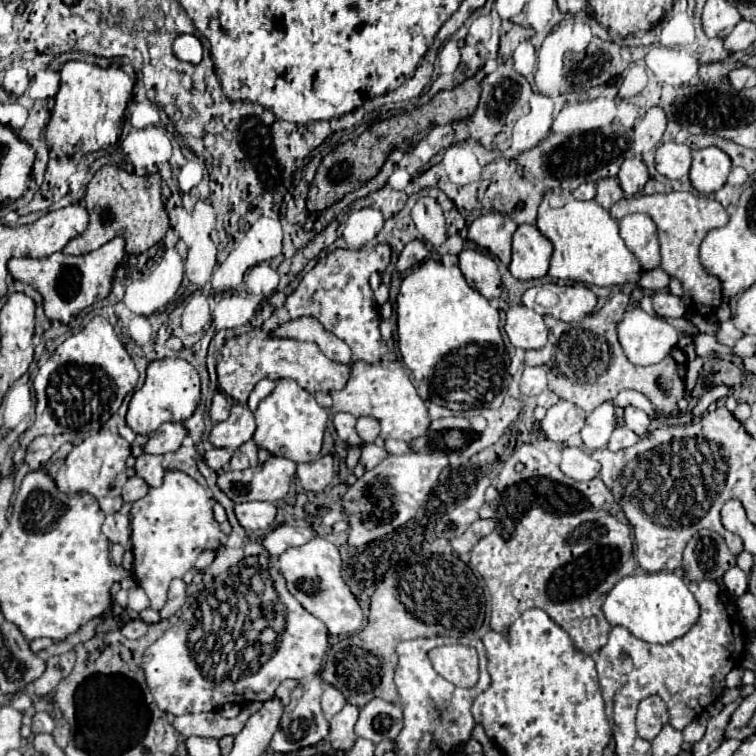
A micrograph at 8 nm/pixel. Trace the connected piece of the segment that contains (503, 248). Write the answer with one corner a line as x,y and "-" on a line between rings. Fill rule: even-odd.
488,212
478,216
468,226
468,240
476,242
482,248
488,248
496,254
506,266
510,264
510,248
512,248
512,234
516,232
518,224
500,212

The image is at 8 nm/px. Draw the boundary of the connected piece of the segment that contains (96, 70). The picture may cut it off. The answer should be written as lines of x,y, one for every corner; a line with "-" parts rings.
66,62
60,70
60,90
56,106
46,126
46,142
58,156
72,156
74,152
94,152
118,142
126,102
132,98
135,78
128,76
121,67
102,68
88,62

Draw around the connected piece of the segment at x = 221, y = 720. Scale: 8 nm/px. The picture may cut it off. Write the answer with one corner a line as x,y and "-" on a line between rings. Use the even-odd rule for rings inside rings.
252,702
240,710
240,714
232,720
220,716
218,712
208,712
208,714
186,714
186,716
176,716
174,718
174,728
182,736
210,736
220,740
222,736
236,736
246,720
262,708
262,702

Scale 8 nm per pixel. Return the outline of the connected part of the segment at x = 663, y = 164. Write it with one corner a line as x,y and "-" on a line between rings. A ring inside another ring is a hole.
664,142
656,150
656,170
670,180
680,180
688,176
690,164
692,164
692,156
686,144

